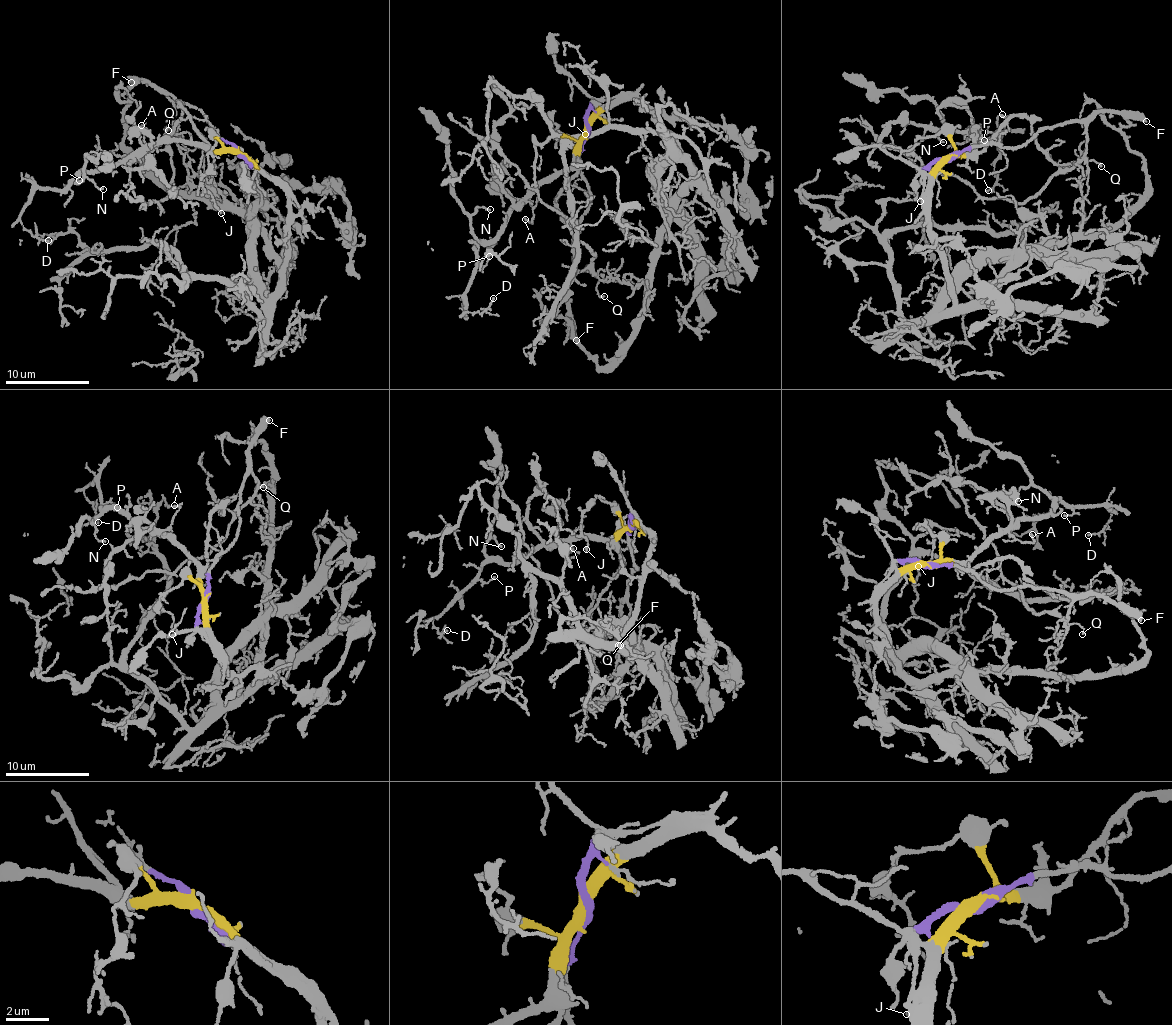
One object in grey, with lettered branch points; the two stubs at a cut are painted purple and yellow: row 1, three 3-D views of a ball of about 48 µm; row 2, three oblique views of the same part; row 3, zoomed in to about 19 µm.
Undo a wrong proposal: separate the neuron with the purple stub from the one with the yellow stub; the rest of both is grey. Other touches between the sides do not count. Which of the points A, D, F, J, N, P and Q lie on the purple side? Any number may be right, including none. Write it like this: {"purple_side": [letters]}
{"purple_side": ["F", "Q"]}

